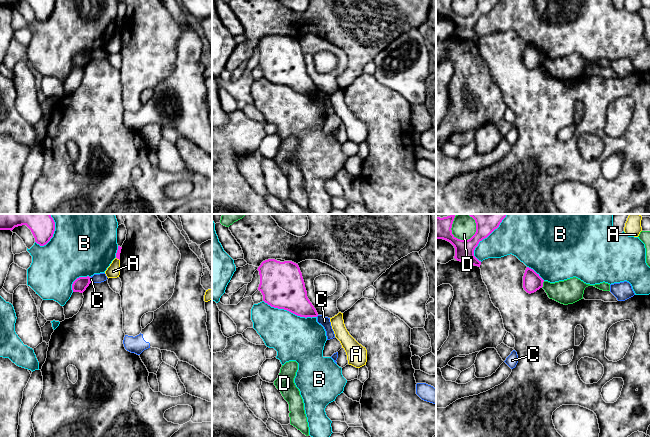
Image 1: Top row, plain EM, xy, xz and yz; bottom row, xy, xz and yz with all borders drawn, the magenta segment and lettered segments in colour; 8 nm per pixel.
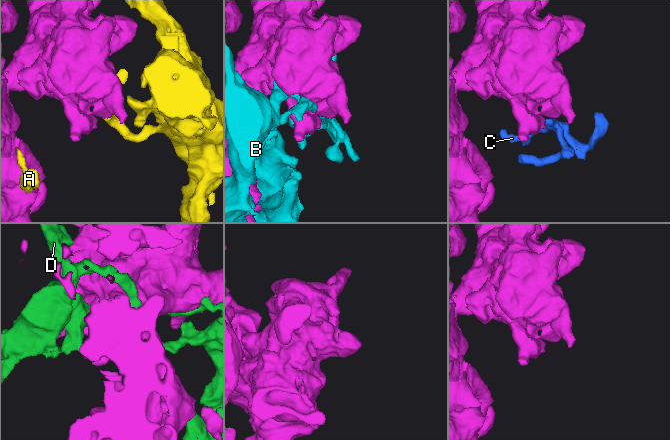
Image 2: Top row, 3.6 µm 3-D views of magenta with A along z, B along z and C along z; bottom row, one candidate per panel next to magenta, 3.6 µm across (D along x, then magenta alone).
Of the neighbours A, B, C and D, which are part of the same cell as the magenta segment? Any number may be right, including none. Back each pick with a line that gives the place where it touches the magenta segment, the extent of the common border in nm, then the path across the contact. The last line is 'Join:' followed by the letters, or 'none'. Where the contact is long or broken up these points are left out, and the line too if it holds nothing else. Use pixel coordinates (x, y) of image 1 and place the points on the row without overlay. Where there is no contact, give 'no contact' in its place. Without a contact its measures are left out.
Join: none

